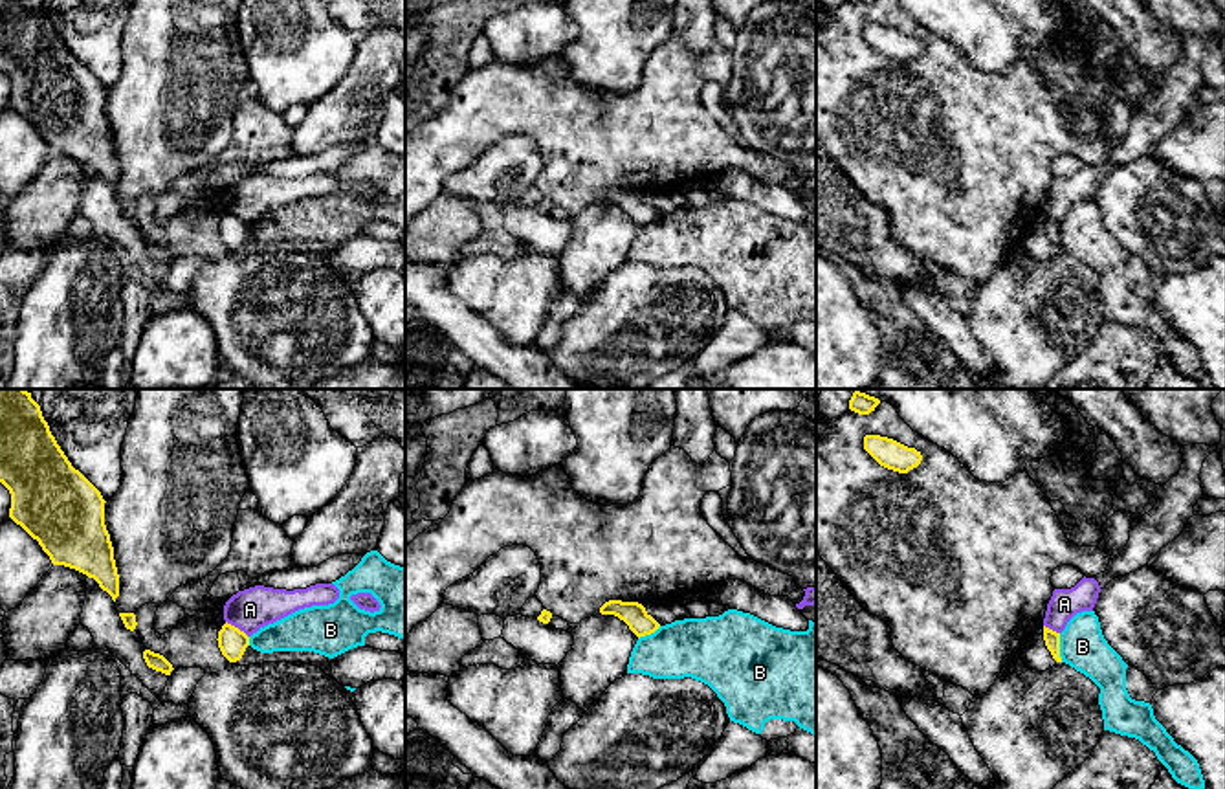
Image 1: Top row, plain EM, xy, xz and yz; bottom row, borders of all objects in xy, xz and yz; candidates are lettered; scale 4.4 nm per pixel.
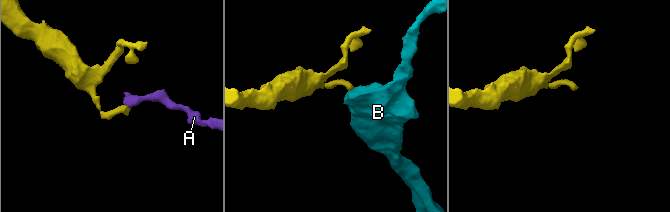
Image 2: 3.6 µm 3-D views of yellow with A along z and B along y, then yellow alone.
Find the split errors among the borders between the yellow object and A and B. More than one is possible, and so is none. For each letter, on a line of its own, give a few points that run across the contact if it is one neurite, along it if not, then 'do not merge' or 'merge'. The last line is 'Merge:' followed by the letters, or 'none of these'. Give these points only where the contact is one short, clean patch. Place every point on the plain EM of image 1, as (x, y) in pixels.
A: line xy (226, 210), (248, 226); do not merge
B: line yz (1059, 222), (1059, 244), (1062, 250); do not merge
Merge: none of these

